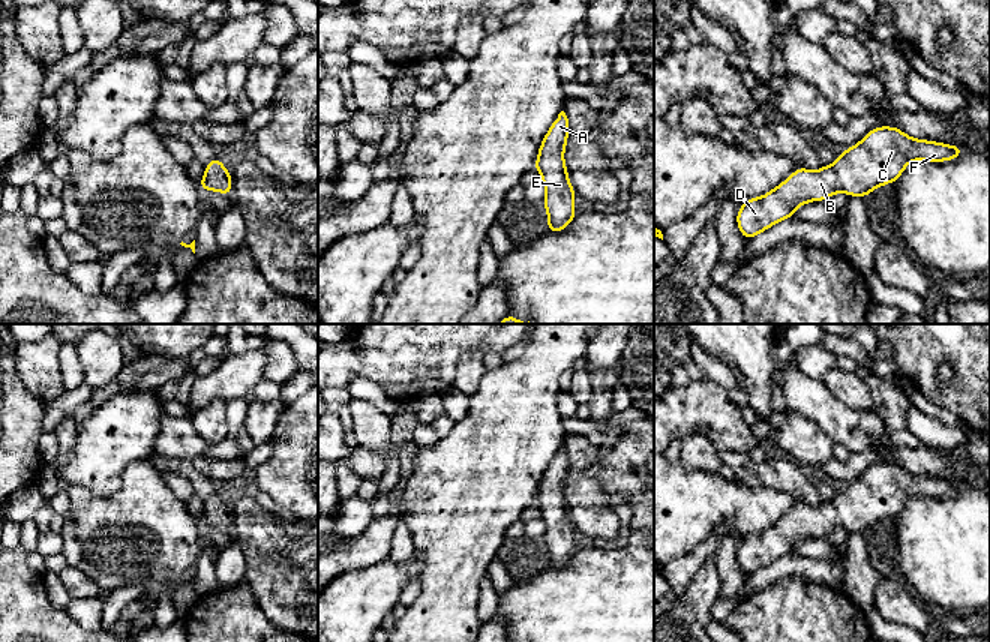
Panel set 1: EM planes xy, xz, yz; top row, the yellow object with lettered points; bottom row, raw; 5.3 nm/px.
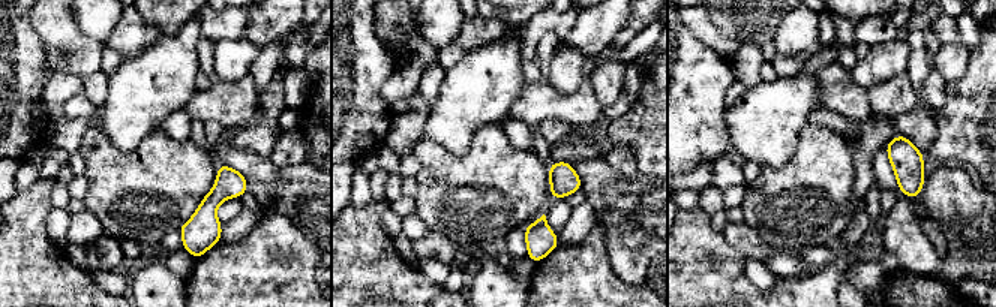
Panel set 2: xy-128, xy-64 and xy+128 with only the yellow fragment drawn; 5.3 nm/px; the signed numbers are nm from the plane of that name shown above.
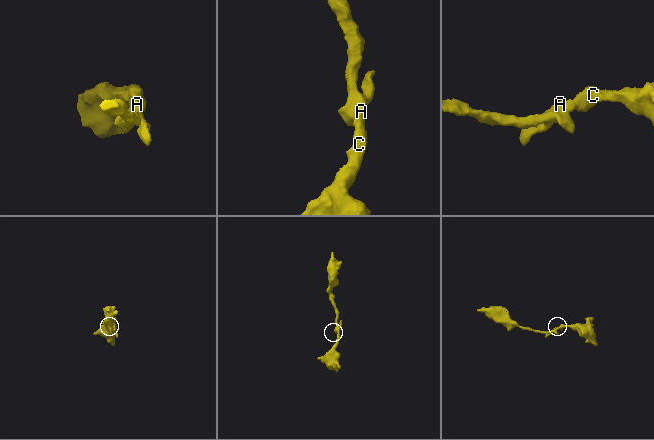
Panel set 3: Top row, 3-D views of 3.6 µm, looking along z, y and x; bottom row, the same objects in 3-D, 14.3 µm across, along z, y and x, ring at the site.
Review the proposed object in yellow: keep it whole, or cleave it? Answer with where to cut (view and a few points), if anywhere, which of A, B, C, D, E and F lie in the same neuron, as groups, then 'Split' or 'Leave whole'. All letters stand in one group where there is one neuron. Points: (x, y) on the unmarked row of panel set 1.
No split. Groups: A B C D E F. Leave whole

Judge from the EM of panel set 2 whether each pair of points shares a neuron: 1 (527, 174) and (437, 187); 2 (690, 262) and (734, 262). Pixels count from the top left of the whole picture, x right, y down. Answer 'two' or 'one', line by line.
1: one
2: one

